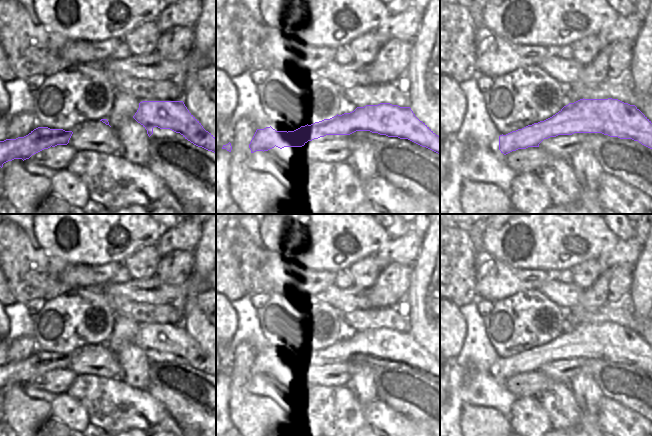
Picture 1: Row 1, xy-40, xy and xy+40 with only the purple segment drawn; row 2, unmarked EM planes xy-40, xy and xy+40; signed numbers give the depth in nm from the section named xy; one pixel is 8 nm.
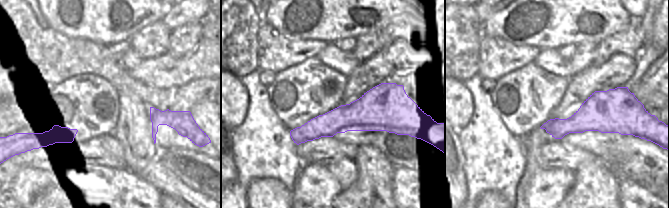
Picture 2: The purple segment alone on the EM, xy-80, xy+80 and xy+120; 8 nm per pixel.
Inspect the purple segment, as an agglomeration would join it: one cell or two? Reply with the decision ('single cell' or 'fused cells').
single cell

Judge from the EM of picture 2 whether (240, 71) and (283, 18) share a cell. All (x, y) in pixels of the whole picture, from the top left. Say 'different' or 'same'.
different

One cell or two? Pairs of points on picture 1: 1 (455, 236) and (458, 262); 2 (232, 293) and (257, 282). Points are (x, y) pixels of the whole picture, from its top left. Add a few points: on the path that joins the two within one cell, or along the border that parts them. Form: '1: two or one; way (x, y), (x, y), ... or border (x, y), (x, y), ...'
1: one; way (455, 242), (455, 256)
2: two; border (238, 265), (240, 277), (247, 294)

